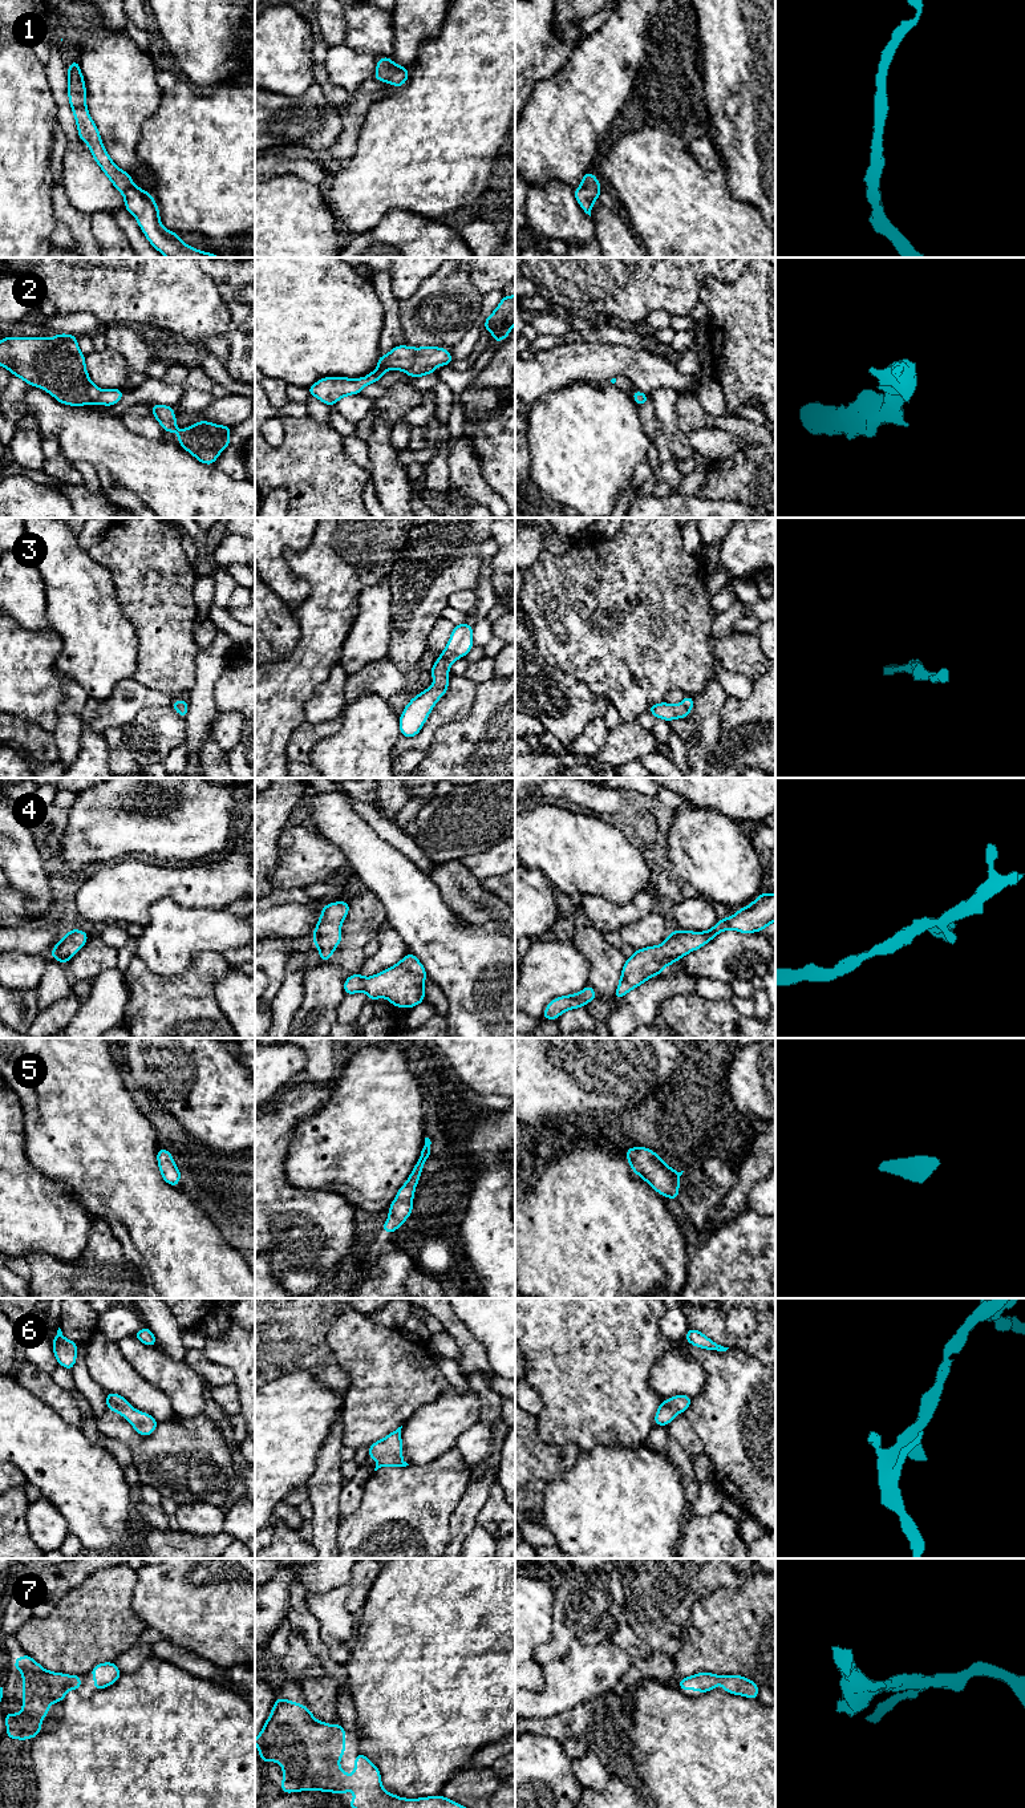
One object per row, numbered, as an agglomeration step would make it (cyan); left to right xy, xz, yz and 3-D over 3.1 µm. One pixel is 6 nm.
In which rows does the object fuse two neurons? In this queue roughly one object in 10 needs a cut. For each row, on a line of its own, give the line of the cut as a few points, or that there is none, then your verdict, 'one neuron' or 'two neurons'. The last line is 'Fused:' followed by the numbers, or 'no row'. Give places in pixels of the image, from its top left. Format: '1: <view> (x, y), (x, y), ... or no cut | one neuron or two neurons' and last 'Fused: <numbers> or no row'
1: no cut | one neuron
2: no cut | one neuron
3: no cut | one neuron
4: no cut | one neuron
5: no cut | one neuron
6: no cut | one neuron
7: no cut | one neuron
Fused: no row

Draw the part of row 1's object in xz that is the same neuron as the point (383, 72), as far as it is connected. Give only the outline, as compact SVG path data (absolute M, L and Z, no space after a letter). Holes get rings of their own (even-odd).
M382 57L377 61L373 80L386 81L390 85L400 88L406 82L409 72L409 69L396 65L390 57Z

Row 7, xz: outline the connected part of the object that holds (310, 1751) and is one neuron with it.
M277 1696L271 1715L255 1739L262 1763L279 1762L283 1766L281 1793L299 1791L344 1792L355 1789L349 1808L466 1808L445 1796L402 1799L384 1791L378 1768L360 1751L355 1759L355 1772L349 1775L339 1767L345 1752L345 1728L341 1723L331 1726L313 1718L307 1706Z

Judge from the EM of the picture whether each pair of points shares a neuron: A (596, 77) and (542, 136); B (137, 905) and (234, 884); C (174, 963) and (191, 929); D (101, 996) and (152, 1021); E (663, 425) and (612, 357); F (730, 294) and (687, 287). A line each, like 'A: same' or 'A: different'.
A: same
B: same
C: same
D: different
E: different
F: different

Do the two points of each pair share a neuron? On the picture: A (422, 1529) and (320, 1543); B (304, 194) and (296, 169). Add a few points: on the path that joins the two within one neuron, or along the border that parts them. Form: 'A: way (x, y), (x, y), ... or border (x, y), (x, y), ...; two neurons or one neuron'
A: border (341, 1517), (337, 1525), (336, 1544); two neurons
B: border (268, 179), (276, 175), (294, 174), (323, 187); two neurons

